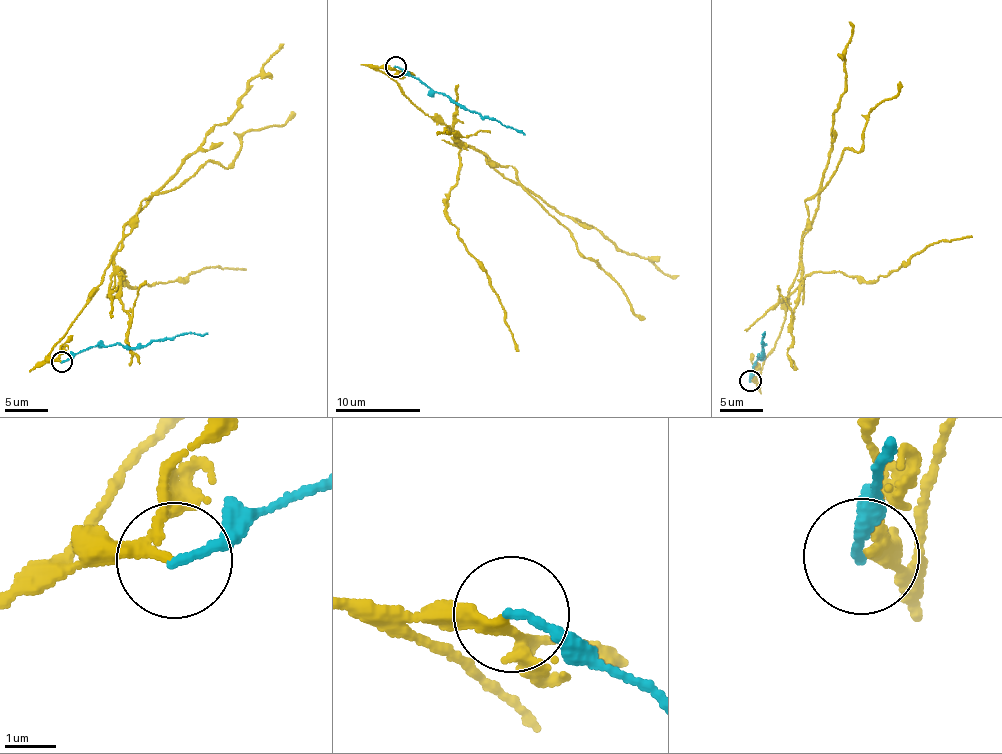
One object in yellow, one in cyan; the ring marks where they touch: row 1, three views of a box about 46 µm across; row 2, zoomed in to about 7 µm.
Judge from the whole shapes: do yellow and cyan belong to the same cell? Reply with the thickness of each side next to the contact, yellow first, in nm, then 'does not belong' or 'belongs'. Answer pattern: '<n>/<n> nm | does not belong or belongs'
140/160 nm | does not belong

